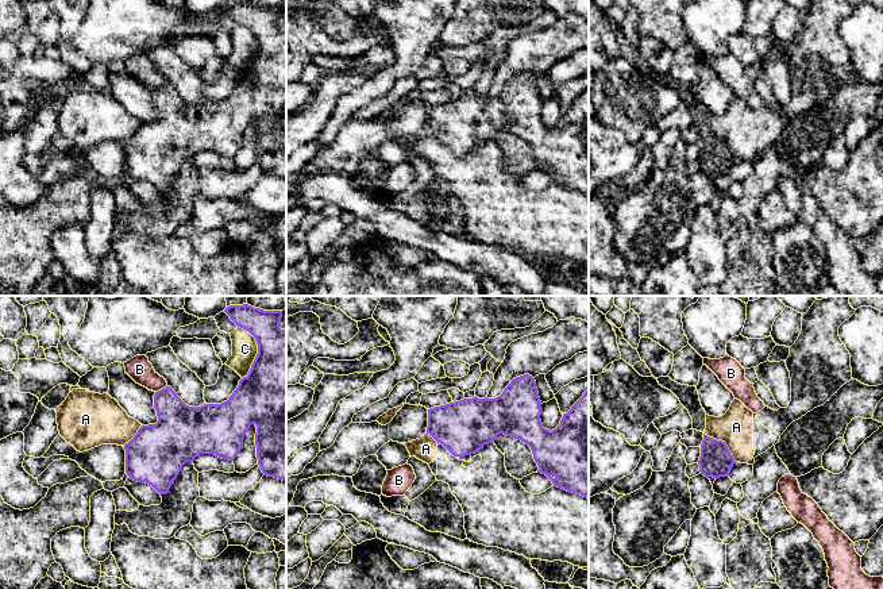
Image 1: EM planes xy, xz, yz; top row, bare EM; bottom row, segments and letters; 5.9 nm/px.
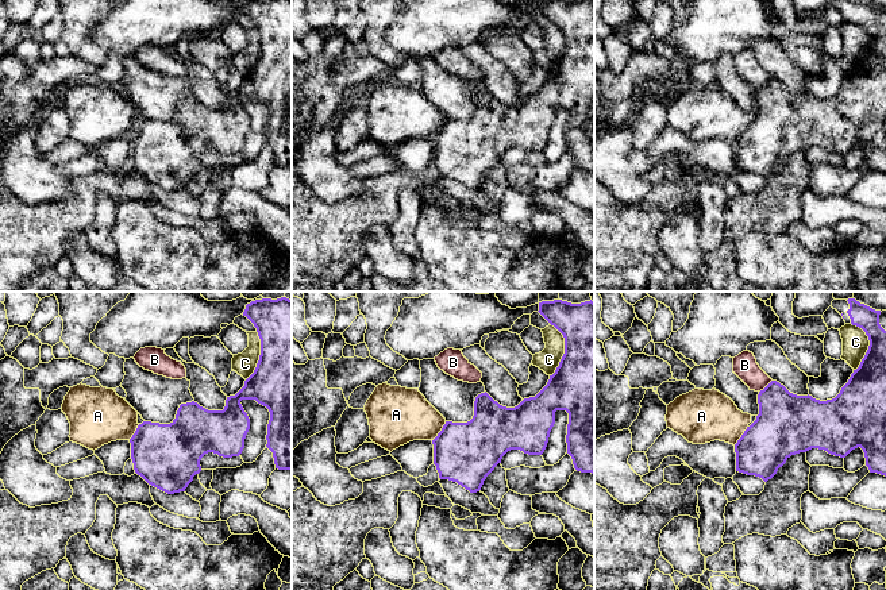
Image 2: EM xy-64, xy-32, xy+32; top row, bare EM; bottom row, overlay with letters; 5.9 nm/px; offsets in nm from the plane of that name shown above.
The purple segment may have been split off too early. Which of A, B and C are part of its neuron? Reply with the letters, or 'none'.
none

